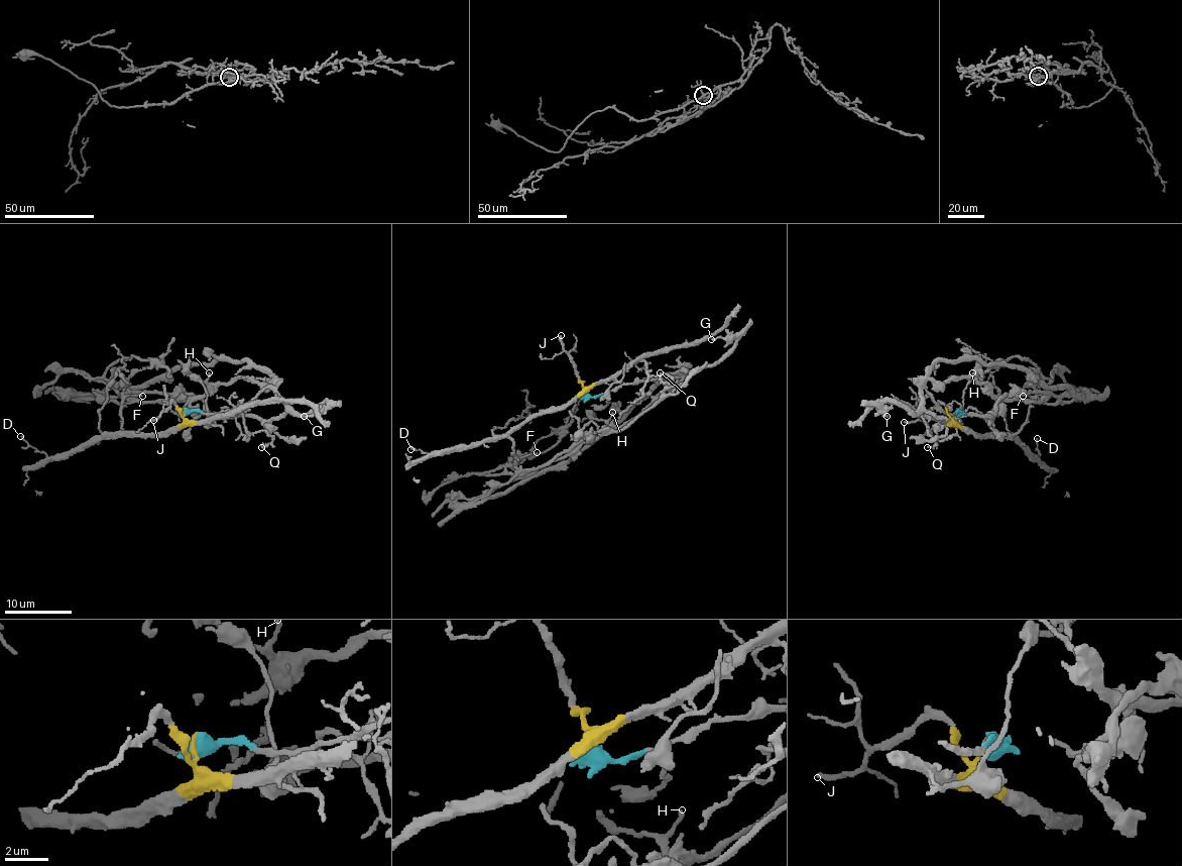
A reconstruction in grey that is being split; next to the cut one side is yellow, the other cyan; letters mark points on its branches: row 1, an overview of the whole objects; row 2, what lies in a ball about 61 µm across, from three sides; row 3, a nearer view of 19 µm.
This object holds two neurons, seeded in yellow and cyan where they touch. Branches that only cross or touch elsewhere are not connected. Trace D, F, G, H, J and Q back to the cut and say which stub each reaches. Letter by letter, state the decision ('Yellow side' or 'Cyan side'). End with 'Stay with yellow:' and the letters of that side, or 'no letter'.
D: Yellow side
F: Yellow side
G: Cyan side
H: Cyan side
J: Yellow side
Q: Yellow side
Stay with yellow: D, F, J, Q

